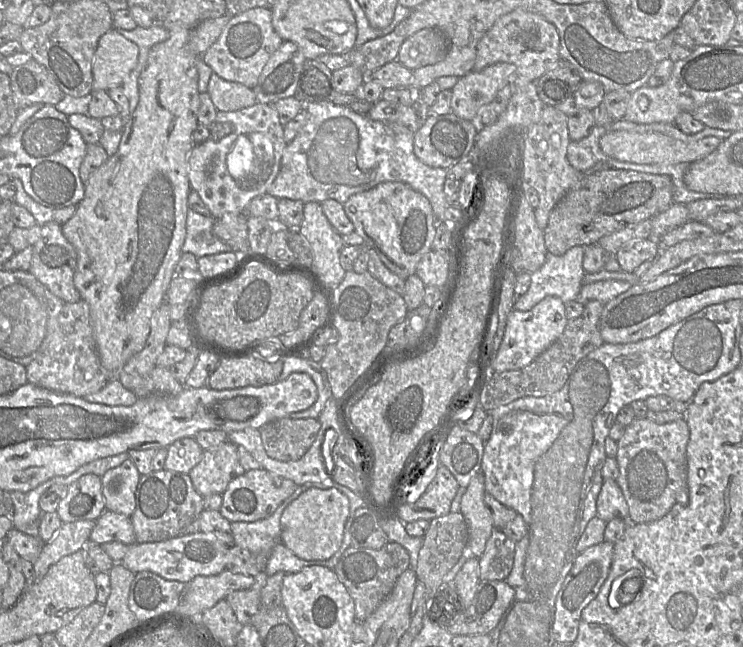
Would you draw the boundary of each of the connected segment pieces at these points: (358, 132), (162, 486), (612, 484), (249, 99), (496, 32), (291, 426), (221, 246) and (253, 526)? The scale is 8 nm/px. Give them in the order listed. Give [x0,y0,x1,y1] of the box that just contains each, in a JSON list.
[[268,101,450,222],[130,469,203,543],[596,480,629,523],[207,72,257,111],[473,8,560,81],[259,417,320,462],[182,209,232,258],[231,495,292,571]]

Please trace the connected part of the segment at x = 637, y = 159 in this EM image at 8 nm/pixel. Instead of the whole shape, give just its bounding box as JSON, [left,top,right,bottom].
[599,130,722,164]

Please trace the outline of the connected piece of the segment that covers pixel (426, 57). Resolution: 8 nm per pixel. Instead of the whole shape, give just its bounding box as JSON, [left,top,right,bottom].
[397,28,450,70]

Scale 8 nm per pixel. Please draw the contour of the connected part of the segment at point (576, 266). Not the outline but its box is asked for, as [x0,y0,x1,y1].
[513,246,583,311]

